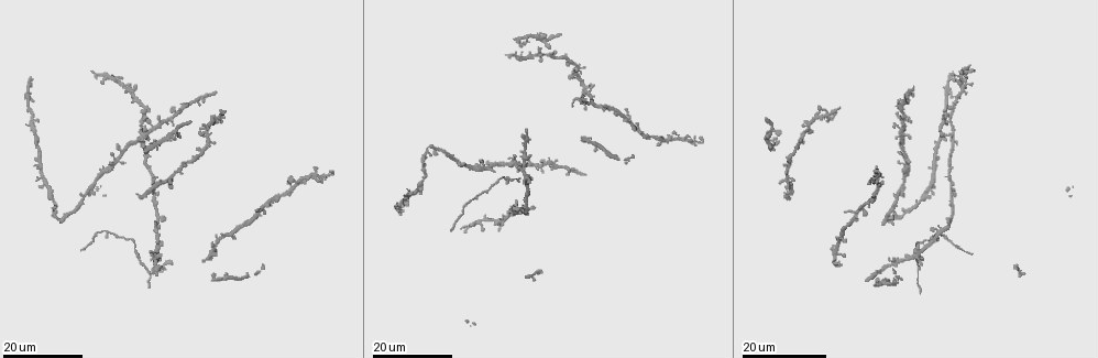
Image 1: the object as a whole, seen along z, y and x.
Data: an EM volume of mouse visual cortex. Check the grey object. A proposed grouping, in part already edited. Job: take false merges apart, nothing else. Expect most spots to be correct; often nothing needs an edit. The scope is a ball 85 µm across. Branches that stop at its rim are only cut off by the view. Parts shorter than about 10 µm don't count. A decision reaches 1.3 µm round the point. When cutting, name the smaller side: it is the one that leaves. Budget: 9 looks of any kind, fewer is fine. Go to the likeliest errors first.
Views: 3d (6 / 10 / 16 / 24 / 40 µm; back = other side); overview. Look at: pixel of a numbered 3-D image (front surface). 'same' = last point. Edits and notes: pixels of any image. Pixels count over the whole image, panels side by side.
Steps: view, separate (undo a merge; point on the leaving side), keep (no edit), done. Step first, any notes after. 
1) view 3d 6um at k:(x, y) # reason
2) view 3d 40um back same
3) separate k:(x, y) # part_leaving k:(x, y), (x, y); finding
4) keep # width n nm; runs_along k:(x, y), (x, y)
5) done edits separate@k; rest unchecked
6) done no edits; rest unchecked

view 3d 24um at 1:(512, 161) # looks like a crossing

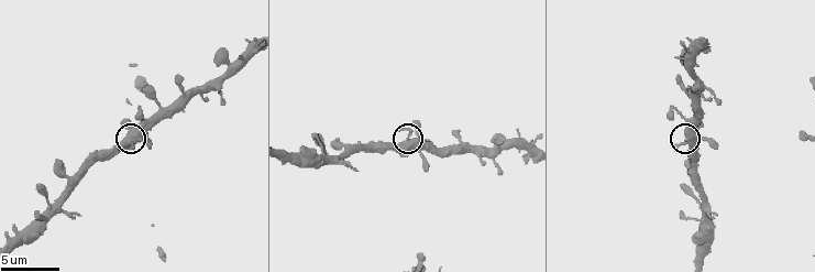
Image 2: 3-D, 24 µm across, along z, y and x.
view 3d 10um at 2:(132, 133) # zoom in

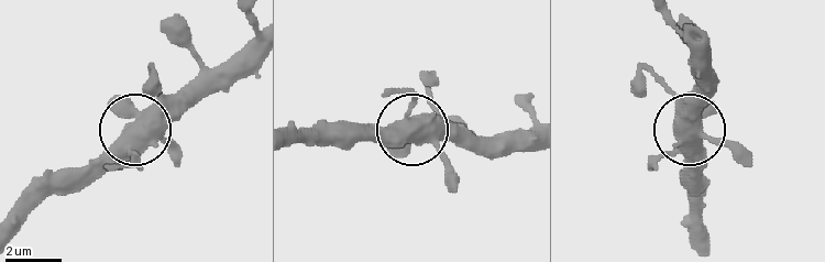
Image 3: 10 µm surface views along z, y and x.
keep # side_arm 71 um; arms 4; one neuron here

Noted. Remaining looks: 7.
view 3d 24um at 1:(952, 132)

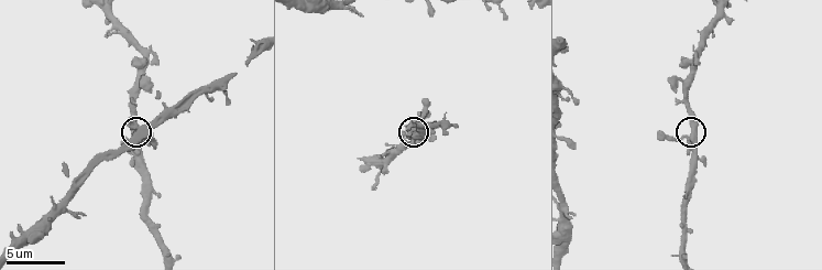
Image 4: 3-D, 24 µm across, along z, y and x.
view 3d 6um at 4:(693, 136)

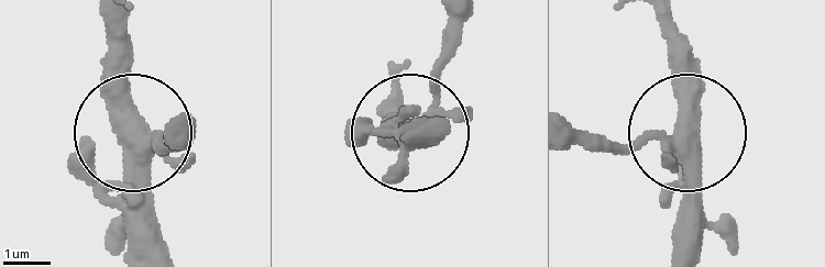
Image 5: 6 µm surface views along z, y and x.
keep # side_arm 27 um; runs_along 5:(156, 246), (121, 21); continuous, no second neuron

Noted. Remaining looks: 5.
view 3d 16um at 1:(135, 252)

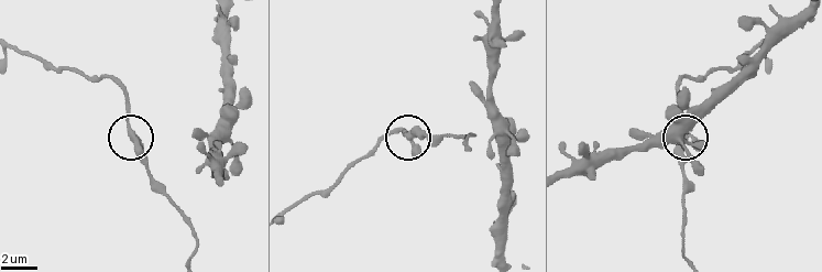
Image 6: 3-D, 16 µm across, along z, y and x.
view 3d 10um at 6:(407, 134)

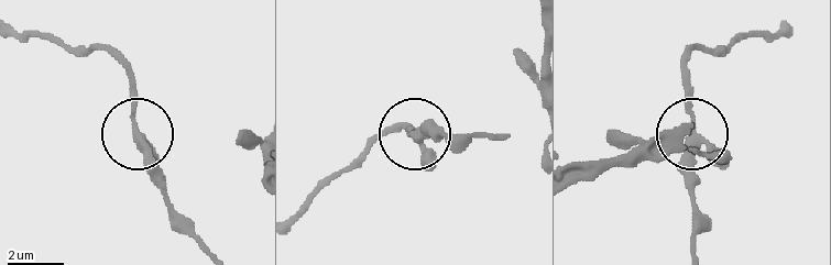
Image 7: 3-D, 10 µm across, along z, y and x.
keep # arms 3; all the same neuron

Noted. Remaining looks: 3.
view 3d 24um at 1:(928, 240)

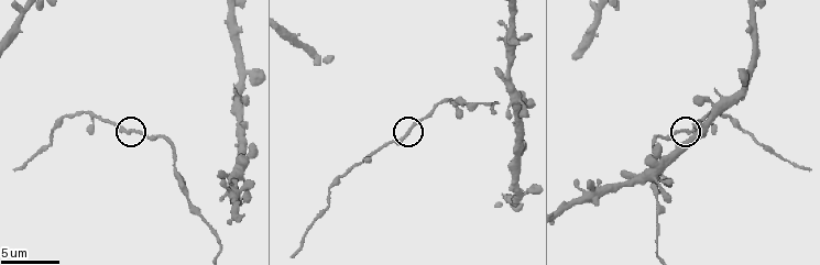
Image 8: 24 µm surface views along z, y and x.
view 3d 10um at 8:(408, 131)

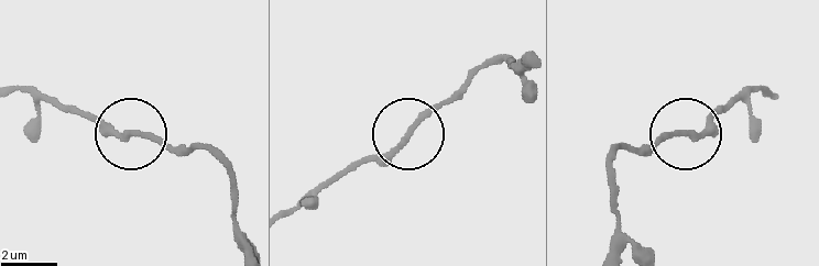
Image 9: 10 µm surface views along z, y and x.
keep # width 200 nm; one neuron here

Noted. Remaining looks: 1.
done no edits; rest unchecked

